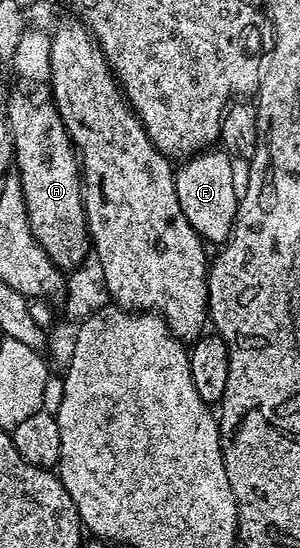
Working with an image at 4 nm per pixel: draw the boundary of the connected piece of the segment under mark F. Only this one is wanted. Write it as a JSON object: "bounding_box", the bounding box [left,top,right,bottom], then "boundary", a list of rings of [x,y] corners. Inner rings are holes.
{"bounding_box":[173,148,239,244],"boundary":[[[210,148],[182,161],[176,167],[173,179],[175,192],[179,196],[179,208],[183,208],[187,224],[191,224],[191,228],[195,228],[197,235],[206,243],[223,244],[228,241],[229,233],[233,231],[239,201],[232,182],[234,167],[234,159],[221,148]]]}

